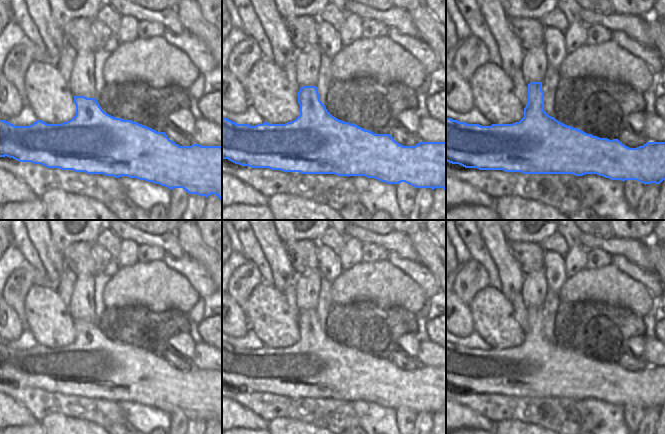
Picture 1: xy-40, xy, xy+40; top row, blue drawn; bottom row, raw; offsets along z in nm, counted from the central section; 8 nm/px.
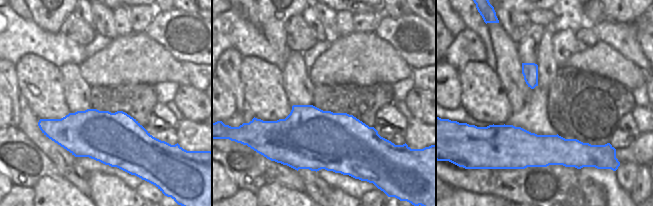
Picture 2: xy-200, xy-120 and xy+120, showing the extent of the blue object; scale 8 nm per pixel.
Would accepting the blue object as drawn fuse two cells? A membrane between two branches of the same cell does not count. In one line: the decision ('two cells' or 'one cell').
one cell

